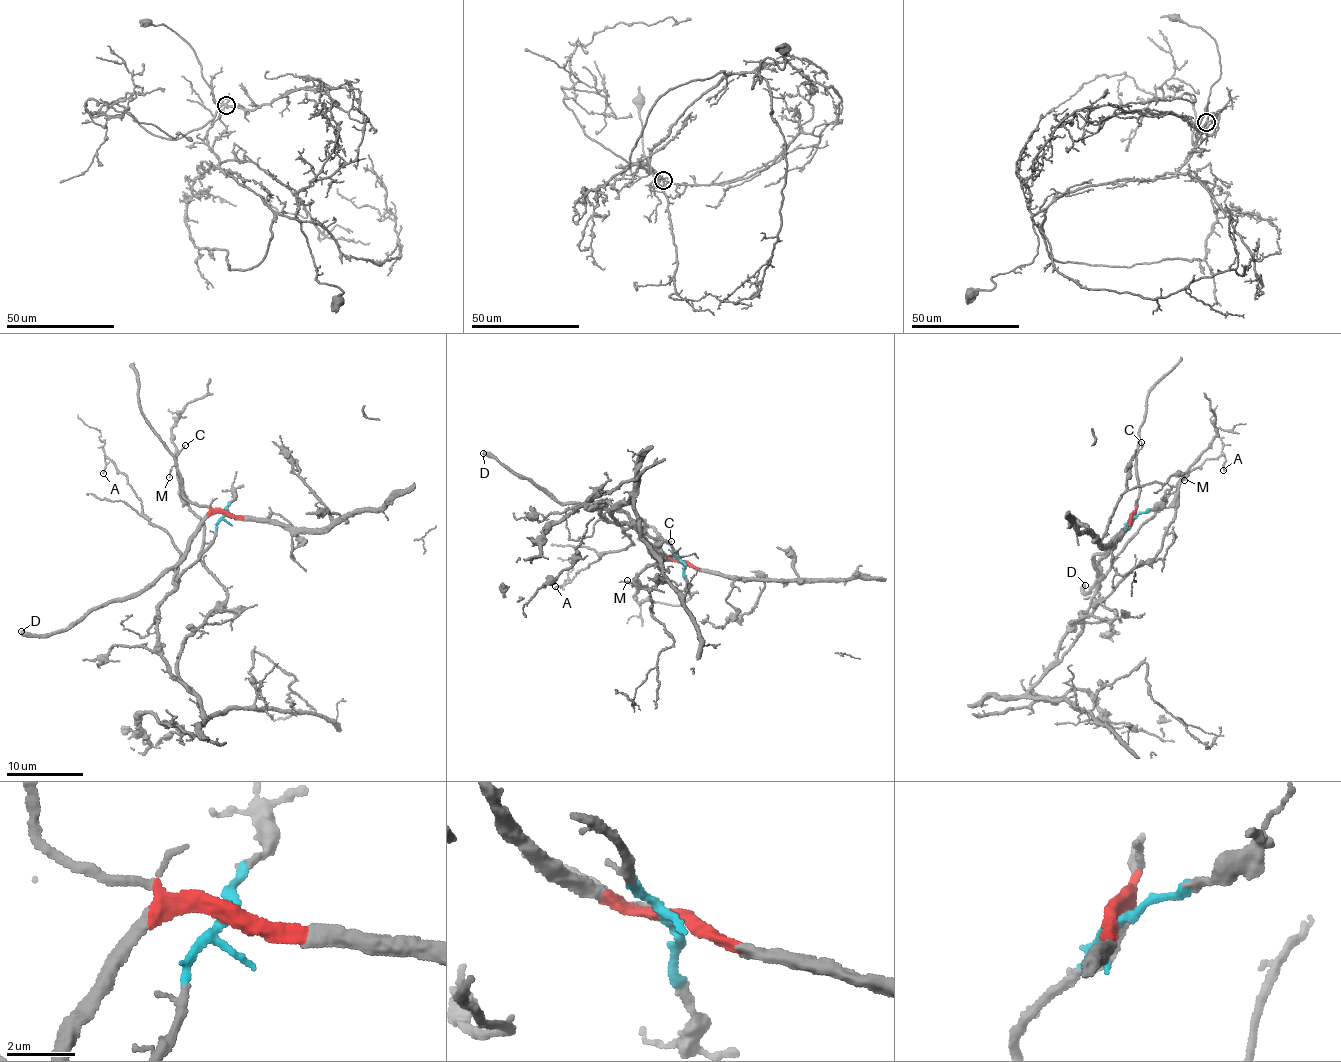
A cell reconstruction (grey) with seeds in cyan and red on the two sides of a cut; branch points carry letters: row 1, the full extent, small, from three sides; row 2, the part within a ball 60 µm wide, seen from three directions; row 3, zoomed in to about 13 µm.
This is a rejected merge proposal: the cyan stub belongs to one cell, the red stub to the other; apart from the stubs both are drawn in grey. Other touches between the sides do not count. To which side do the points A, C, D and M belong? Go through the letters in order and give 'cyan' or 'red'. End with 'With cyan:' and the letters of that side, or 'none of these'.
A: cyan
C: red
D: red
M: cyan
With cyan: A, M

